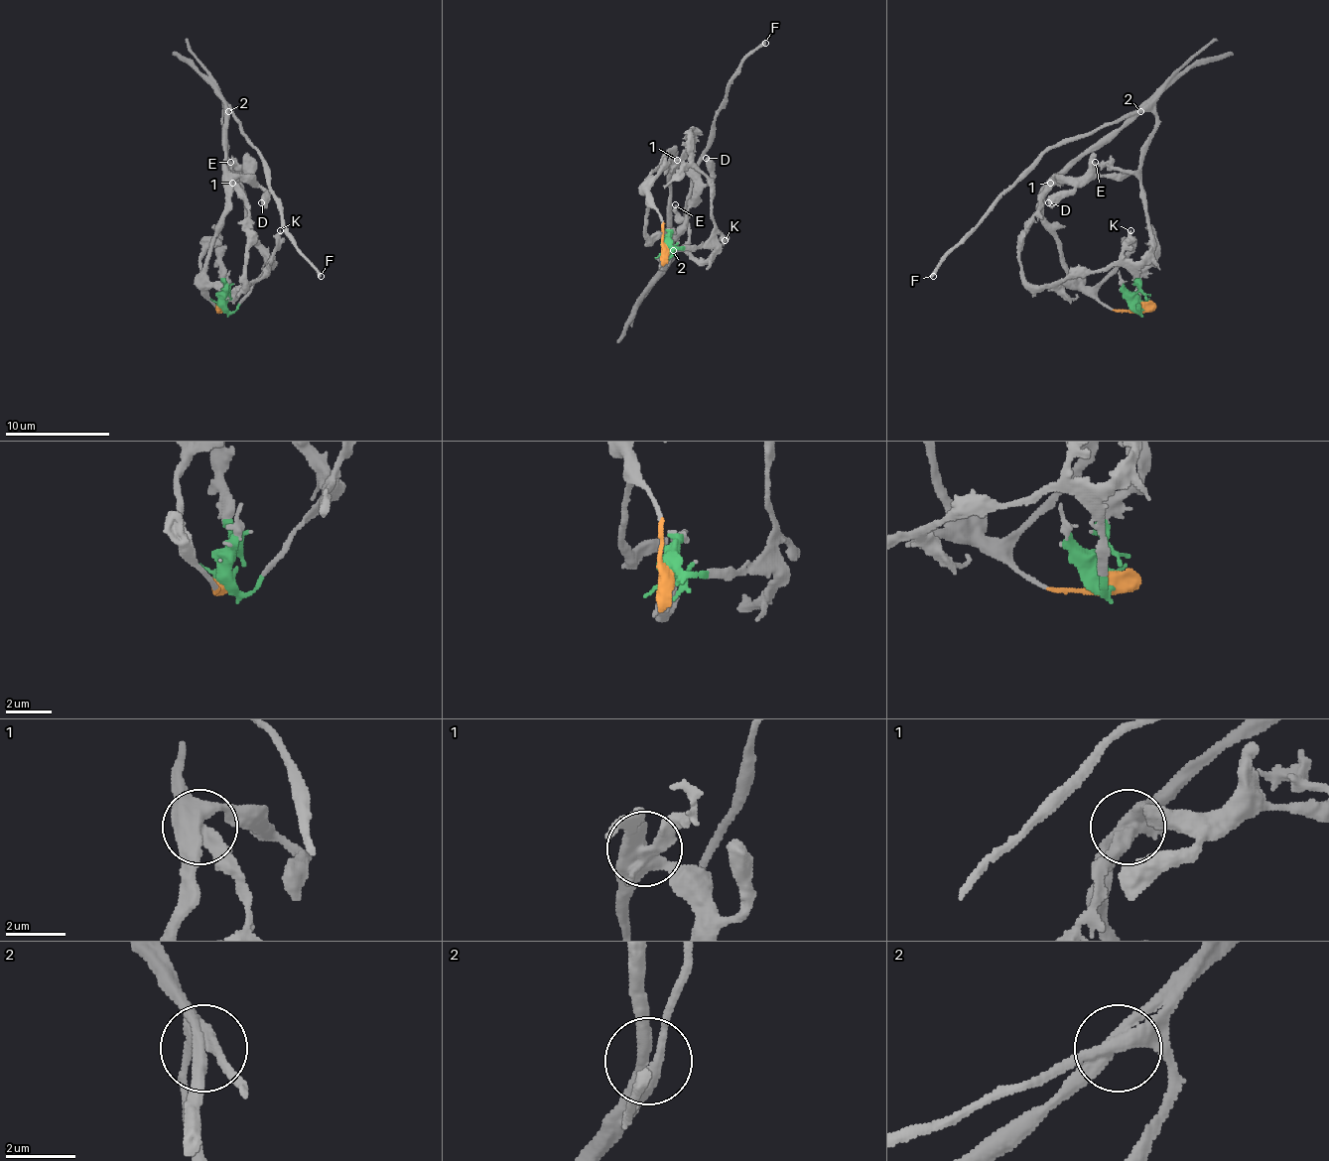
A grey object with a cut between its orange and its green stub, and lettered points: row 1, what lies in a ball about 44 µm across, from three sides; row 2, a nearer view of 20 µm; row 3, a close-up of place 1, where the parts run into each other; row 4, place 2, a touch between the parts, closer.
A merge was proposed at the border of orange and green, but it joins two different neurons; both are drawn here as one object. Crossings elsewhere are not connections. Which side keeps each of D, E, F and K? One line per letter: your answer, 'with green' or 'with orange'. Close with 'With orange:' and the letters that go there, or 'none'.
D: with orange
E: with green
F: with green
K: with green
With orange: D

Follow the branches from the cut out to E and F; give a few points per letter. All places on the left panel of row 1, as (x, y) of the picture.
E: (219, 306), (234, 311), (269, 269), (269, 255), (253, 234), (240, 180), (242, 169), (229, 161)
F: (219, 306), (234, 311), (269, 269), (229, 169), (226, 111), (261, 156), (285, 234), (321, 277)

